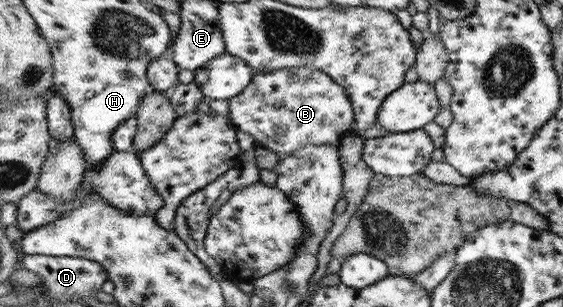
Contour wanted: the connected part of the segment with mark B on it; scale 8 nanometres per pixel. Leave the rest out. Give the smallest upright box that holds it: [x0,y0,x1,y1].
[229,67,356,154]

